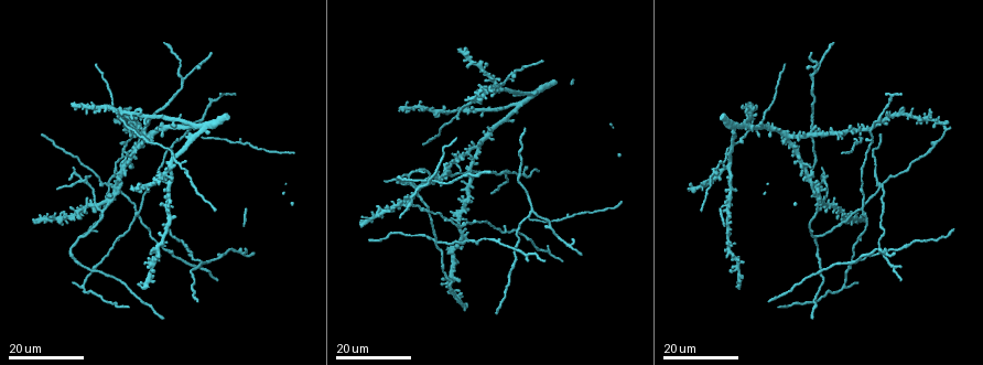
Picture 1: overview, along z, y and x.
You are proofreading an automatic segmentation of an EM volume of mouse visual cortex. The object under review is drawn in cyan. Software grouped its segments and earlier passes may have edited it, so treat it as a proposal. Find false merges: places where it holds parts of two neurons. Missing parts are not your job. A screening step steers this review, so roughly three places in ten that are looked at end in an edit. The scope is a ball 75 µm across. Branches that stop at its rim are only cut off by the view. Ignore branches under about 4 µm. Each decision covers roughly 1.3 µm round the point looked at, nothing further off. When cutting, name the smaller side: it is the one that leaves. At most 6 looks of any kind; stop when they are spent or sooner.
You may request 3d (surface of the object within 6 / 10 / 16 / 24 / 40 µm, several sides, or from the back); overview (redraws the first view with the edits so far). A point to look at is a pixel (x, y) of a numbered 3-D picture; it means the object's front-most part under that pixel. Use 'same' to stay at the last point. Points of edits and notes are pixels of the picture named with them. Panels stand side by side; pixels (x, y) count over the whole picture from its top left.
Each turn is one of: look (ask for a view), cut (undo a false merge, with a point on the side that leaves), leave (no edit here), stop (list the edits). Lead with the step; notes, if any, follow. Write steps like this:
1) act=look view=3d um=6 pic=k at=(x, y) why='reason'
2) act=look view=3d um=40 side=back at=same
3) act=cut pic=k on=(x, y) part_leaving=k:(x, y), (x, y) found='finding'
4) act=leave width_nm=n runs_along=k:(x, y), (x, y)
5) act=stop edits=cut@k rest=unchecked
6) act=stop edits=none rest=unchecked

act=look view=3d um=24 pic=1 at=(813, 77) why='two arms in line, one across'

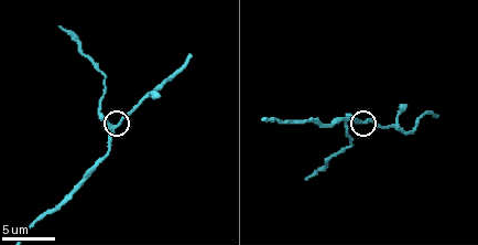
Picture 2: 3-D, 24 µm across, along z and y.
act=look view=3d um=6 pic=2 at=(362, 120) why='zoom in'

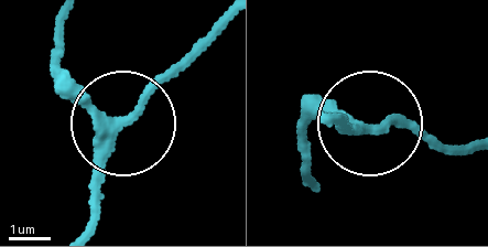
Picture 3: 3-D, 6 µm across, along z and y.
act=leave arms=3 found='one neuron here'

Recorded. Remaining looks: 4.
act=look view=3d um=16 pic=1 at=(176, 161) why='branch point'

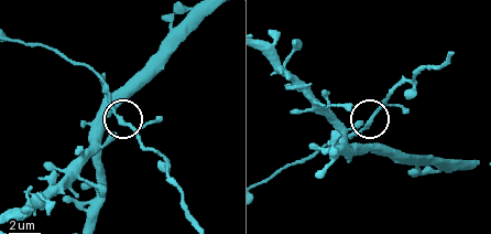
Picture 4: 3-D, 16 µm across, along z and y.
act=look view=3d um=6 pic=4 at=(119, 121)

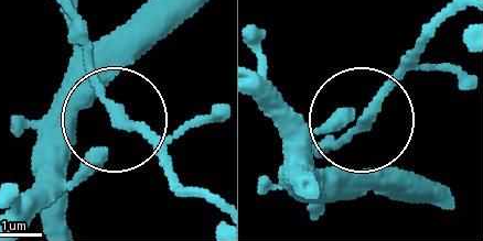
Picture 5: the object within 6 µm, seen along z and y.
act=leave width_nm=180 runs_along=5:(172, 24), (71, 129), (77, 175), (109, 119), (71, 37) found='all the same neuron'

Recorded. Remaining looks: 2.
act=look view=3d um=16 pic=1 at=(435, 243) why='looks like a crossing'

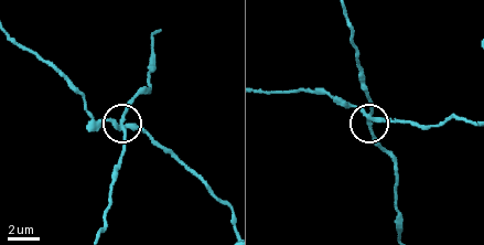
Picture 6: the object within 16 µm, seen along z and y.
act=look view=3d um=6 pic=6 at=(376, 120)

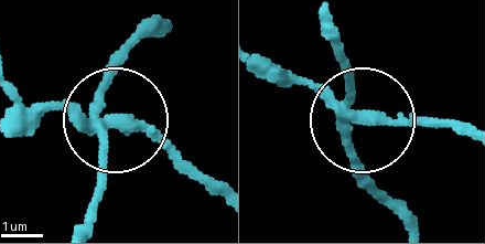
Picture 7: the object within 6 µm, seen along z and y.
act=cut pic=7 on=(47, 104) width_nm=270 part_leaving=7:(96, 123), (146, 126), (218, 182) found='a second neuron is stuck on'

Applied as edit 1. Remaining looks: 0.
act=stop edits=cut@7 rest=unchecked

